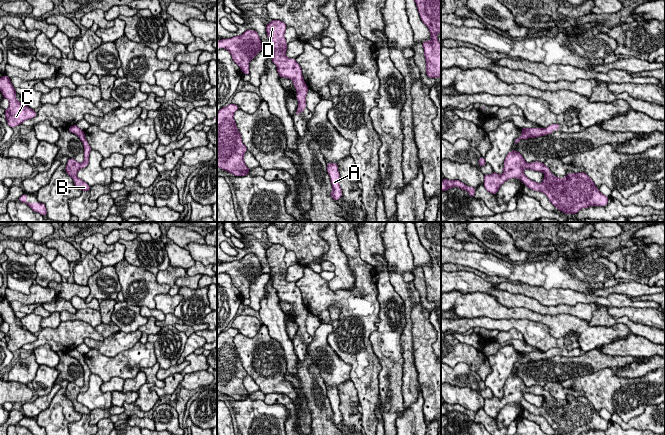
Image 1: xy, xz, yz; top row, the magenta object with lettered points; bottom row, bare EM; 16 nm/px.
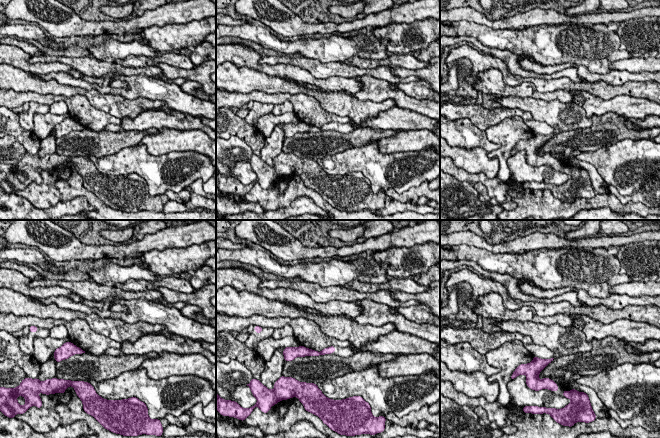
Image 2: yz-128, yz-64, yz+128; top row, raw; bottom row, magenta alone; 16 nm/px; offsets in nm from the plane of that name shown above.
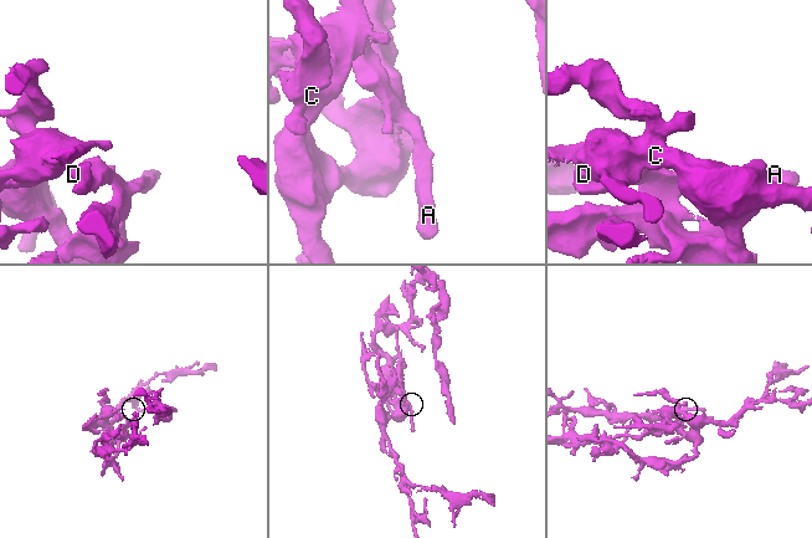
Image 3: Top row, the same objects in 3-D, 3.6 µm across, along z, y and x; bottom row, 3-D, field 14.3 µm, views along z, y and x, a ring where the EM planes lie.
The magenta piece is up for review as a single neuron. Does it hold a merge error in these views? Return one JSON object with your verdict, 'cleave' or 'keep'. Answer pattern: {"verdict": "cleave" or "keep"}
{"verdict": "keep"}

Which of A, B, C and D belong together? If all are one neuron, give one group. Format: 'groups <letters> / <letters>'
groups A B C D

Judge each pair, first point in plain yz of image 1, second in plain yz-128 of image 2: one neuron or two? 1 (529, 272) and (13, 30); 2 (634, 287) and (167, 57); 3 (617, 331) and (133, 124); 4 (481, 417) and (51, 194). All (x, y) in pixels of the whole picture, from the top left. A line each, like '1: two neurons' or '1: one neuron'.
1: one neuron
2: one neuron
3: two neurons
4: one neuron

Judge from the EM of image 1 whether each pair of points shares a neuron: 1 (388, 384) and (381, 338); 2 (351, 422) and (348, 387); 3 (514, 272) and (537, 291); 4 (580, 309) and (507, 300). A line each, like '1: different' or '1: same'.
1: same
2: same
3: different
4: same

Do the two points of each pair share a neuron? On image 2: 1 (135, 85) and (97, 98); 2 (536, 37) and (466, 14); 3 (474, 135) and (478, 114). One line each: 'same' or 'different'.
1: different
2: different
3: different

